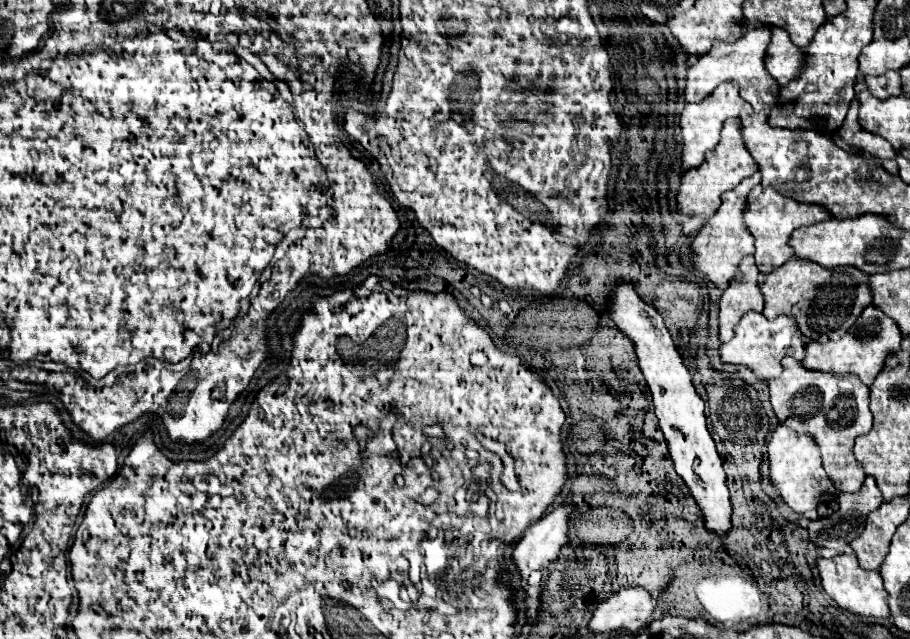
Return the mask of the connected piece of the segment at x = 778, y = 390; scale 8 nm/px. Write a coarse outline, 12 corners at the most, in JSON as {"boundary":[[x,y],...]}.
{"boundary":[[784,356],[768,380],[780,424],[818,442],[840,492],[860,490],[870,388]]}

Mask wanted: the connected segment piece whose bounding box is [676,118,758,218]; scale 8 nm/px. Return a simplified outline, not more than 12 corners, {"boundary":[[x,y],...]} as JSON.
{"boundary":[[740,118],[726,120],[718,146],[684,174],[680,212],[710,218],[722,192],[758,168]]}

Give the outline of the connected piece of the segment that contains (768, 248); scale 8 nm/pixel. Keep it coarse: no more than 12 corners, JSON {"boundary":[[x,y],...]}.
{"boundary":[[774,188],[748,194],[744,222],[760,272],[792,258],[796,228],[824,222],[820,204]]}

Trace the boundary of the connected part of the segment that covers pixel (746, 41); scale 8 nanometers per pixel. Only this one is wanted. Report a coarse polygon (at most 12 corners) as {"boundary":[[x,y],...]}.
{"boundary":[[752,22],[688,70],[686,102],[736,82],[756,112],[780,106],[764,68],[770,26]]}

